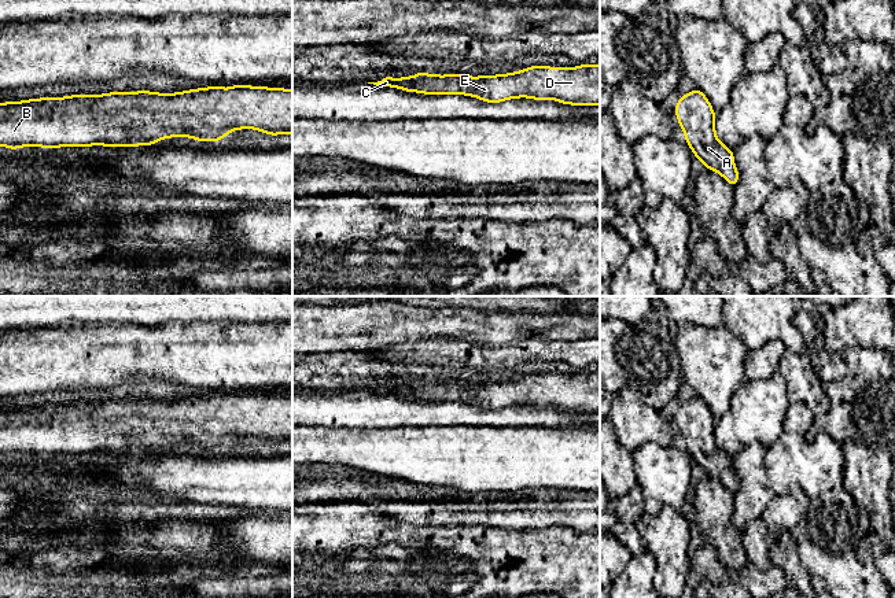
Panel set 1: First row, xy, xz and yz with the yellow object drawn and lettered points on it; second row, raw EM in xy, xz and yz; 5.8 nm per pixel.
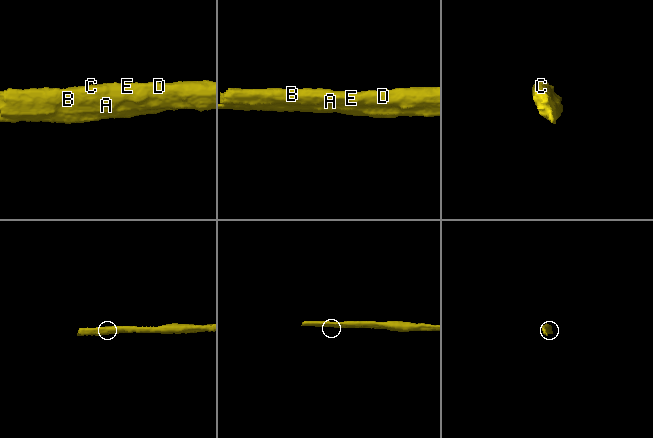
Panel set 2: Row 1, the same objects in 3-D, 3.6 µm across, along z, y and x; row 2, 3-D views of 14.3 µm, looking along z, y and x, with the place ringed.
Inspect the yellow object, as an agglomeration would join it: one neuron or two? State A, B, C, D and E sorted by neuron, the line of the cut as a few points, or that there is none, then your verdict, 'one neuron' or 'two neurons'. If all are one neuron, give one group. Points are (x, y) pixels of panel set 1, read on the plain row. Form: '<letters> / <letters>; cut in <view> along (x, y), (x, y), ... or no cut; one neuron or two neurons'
A B C D E; no cut; one neuron

